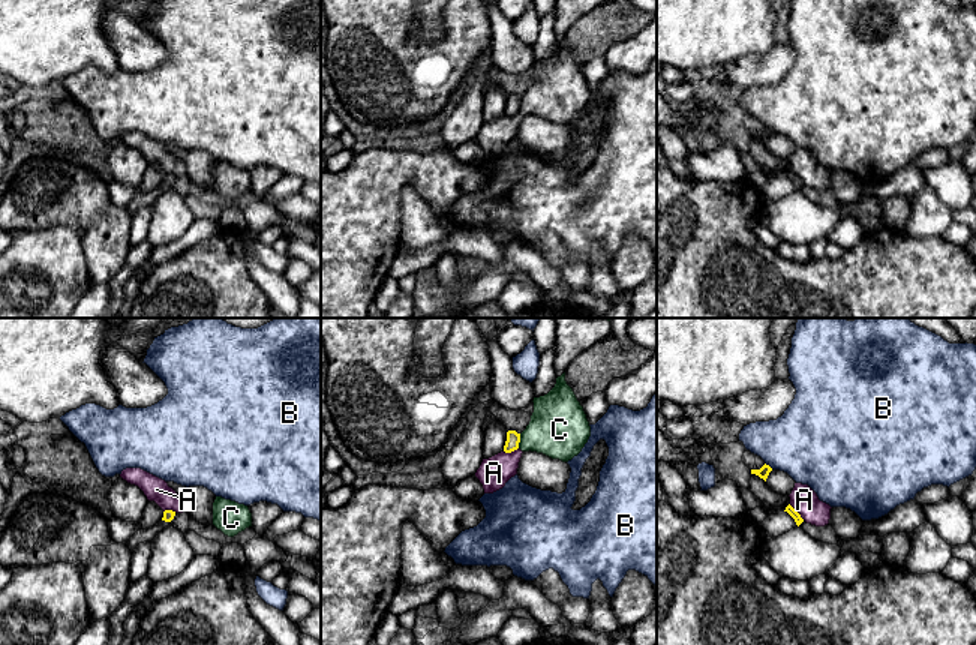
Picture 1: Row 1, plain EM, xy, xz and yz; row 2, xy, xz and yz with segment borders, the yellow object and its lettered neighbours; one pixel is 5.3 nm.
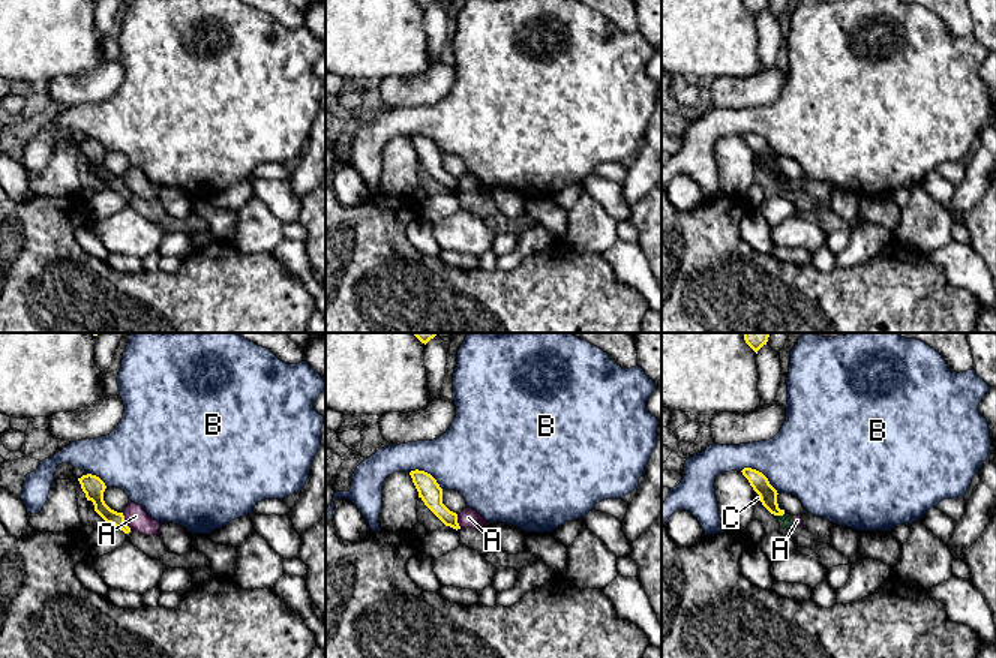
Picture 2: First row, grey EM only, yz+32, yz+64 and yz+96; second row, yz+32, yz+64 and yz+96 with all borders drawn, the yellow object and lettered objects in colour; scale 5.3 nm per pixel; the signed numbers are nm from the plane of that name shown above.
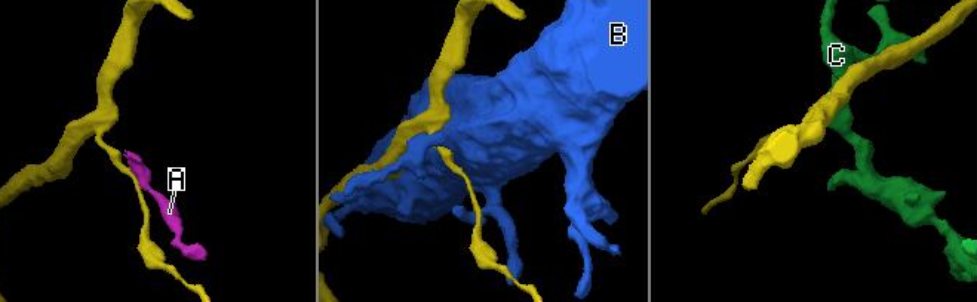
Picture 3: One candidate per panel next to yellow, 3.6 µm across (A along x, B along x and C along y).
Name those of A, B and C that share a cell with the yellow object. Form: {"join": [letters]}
{"join": []}

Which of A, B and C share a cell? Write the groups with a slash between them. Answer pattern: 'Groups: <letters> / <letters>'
Groups: A / B / C

